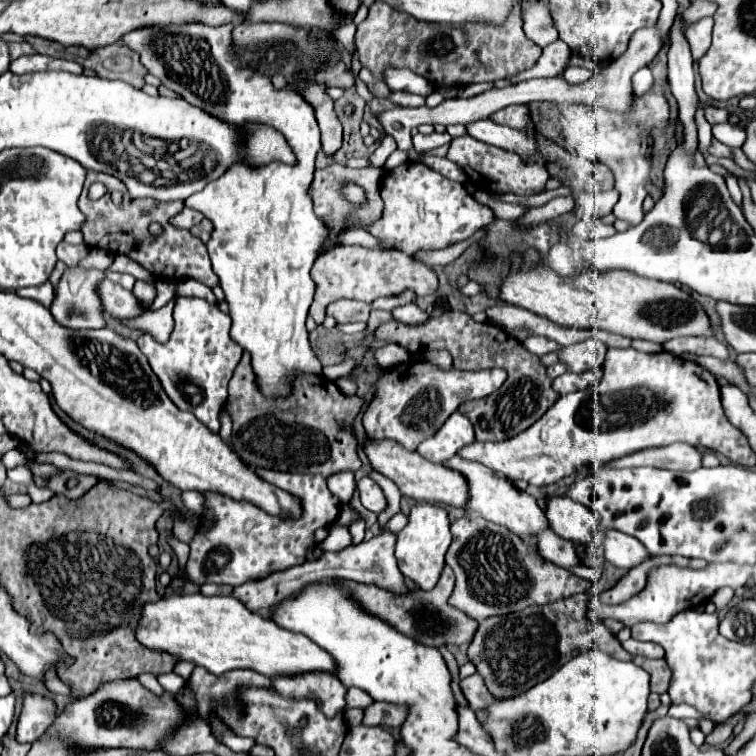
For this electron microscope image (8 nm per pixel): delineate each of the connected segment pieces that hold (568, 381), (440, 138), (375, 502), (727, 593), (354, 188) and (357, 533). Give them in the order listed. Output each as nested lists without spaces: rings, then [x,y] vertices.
[[[590,369],[584,373],[564,373],[552,381],[552,389],[560,395],[566,395],[570,391],[580,391],[592,385],[598,385],[602,379],[602,369]]]
[[[416,133],[416,135],[412,137],[412,141],[414,141],[414,149],[416,149],[418,153],[426,153],[426,151],[430,151],[430,149],[434,149],[434,147],[446,145],[448,139],[450,139],[448,133],[432,133],[432,135]]]
[[[362,477],[358,481],[358,491],[360,491],[360,501],[368,511],[374,511],[378,515],[388,507],[384,491],[370,477]]]
[[[723,587],[718,589],[710,599],[715,605],[717,612],[722,610],[733,599],[735,593],[731,588]]]
[[[348,185],[342,189],[342,193],[352,205],[360,205],[364,201],[364,193],[362,193],[362,189],[358,189],[358,185]]]
[[[358,515],[358,517],[350,523],[348,529],[350,529],[350,533],[352,533],[354,543],[362,543],[362,539],[364,539],[364,517]]]

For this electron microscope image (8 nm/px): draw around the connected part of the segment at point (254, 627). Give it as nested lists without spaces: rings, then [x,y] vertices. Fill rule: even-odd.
[[[174,593],[156,603],[146,603],[140,611],[136,641],[150,651],[166,651],[178,661],[194,661],[214,675],[230,669],[254,669],[266,677],[308,671],[334,673],[332,657],[306,635],[286,631],[270,619],[262,619],[230,595],[206,597],[202,593]]]

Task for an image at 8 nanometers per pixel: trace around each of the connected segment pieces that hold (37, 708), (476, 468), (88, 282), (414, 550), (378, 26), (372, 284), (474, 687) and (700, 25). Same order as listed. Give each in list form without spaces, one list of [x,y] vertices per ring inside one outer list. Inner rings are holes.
[[[26,695],[24,709],[16,727],[16,739],[20,743],[36,741],[50,727],[50,721],[54,721],[54,717],[54,703],[48,697]]]
[[[452,457],[450,461],[442,463],[448,469],[458,471],[466,483],[468,483],[468,501],[466,501],[466,513],[484,517],[486,521],[498,523],[508,527],[516,535],[538,535],[542,531],[542,525],[548,527],[544,511],[536,505],[534,497],[530,497],[524,491],[518,491],[510,481],[506,481],[500,473],[494,473],[492,469],[486,469],[484,465],[478,465],[474,461],[466,461],[462,457]]]
[[[68,267],[56,285],[54,301],[50,305],[50,313],[54,315],[60,325],[70,329],[102,329],[106,327],[106,319],[102,315],[102,301],[98,295],[98,285],[104,281],[104,273],[96,269],[82,269],[82,267]]]
[[[416,503],[410,509],[406,527],[396,535],[396,559],[404,577],[412,579],[420,589],[432,589],[442,573],[444,555],[452,543],[448,511],[434,503]]]
[[[372,3],[368,17],[358,25],[356,47],[360,51],[362,65],[382,79],[386,65],[406,67],[414,73],[430,79],[434,85],[468,85],[480,81],[496,81],[508,75],[530,69],[542,49],[524,35],[520,5],[512,9],[502,25],[492,23],[466,23],[466,25],[444,25],[426,23],[410,17],[408,13],[390,9],[386,3]]]
[[[340,245],[332,247],[324,255],[318,257],[312,269],[312,279],[316,283],[314,303],[310,307],[310,317],[320,325],[326,315],[326,307],[338,299],[356,299],[364,303],[372,303],[378,297],[398,295],[406,289],[416,295],[430,295],[438,289],[436,273],[420,261],[408,259],[404,253],[386,251],[386,249],[368,249],[362,245]]]
[[[474,673],[474,675],[466,677],[466,679],[462,679],[462,681],[460,681],[460,689],[462,689],[464,697],[468,699],[468,705],[470,705],[472,711],[486,709],[486,705],[490,705],[490,701],[494,699],[494,697],[490,695],[490,691],[486,689],[484,679],[482,679],[478,673]]]
[[[704,17],[696,23],[692,23],[686,31],[690,49],[692,49],[692,57],[700,59],[708,47],[710,47],[710,37],[712,37],[712,17]]]

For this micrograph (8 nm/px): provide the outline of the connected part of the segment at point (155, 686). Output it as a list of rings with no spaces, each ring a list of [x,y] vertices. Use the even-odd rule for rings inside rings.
[[[144,673],[142,675],[139,675],[137,679],[145,688],[153,692],[155,695],[160,696],[164,693],[164,689],[158,683],[154,675]]]

